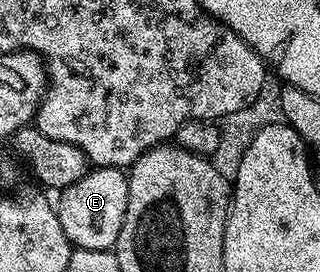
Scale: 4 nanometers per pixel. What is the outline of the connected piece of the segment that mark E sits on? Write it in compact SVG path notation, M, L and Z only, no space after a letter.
M92 167L78 183L66 187L59 194L60 201L55 202L56 214L62 223L62 231L66 231L66 239L78 249L90 251L111 250L118 239L118 231L122 231L122 223L126 215L126 203L128 202L128 178L123 169L105 169Z

